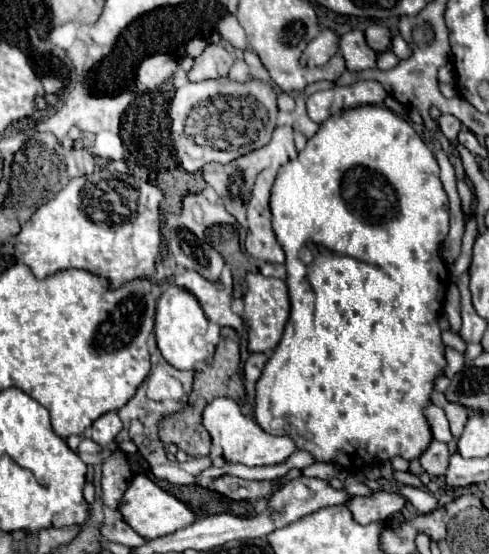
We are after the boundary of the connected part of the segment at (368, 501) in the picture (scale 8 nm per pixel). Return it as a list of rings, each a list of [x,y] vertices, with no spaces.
[[[375,492],[369,498],[351,498],[347,502],[349,510],[353,512],[353,518],[359,524],[369,524],[375,520],[387,520],[389,516],[393,516],[395,512],[401,512],[405,506],[405,498],[399,492]]]

